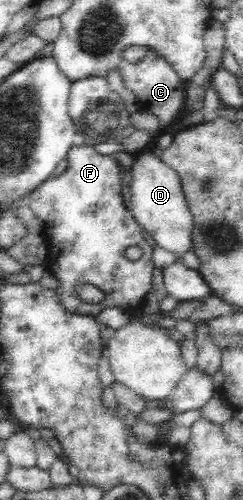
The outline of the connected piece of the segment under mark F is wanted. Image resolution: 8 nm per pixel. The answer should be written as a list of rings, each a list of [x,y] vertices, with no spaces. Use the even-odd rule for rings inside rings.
[[[74,145],[67,152],[67,161],[67,169],[58,176],[56,182],[44,181],[28,197],[28,205],[36,218],[44,224],[44,234],[50,244],[48,271],[60,282],[55,295],[59,304],[67,312],[94,316],[104,308],[118,306],[128,310],[130,307],[140,306],[146,301],[145,297],[152,287],[152,270],[155,267],[152,261],[153,247],[142,235],[143,226],[136,220],[130,207],[124,205],[122,201],[124,188],[120,183],[120,173],[123,167],[114,157],[100,154],[94,147],[86,145]],[[129,246],[142,248],[143,254],[138,260],[130,260],[124,255]],[[82,284],[98,285],[104,292],[104,300],[98,304],[88,304],[80,300],[76,295],[76,288]]]

